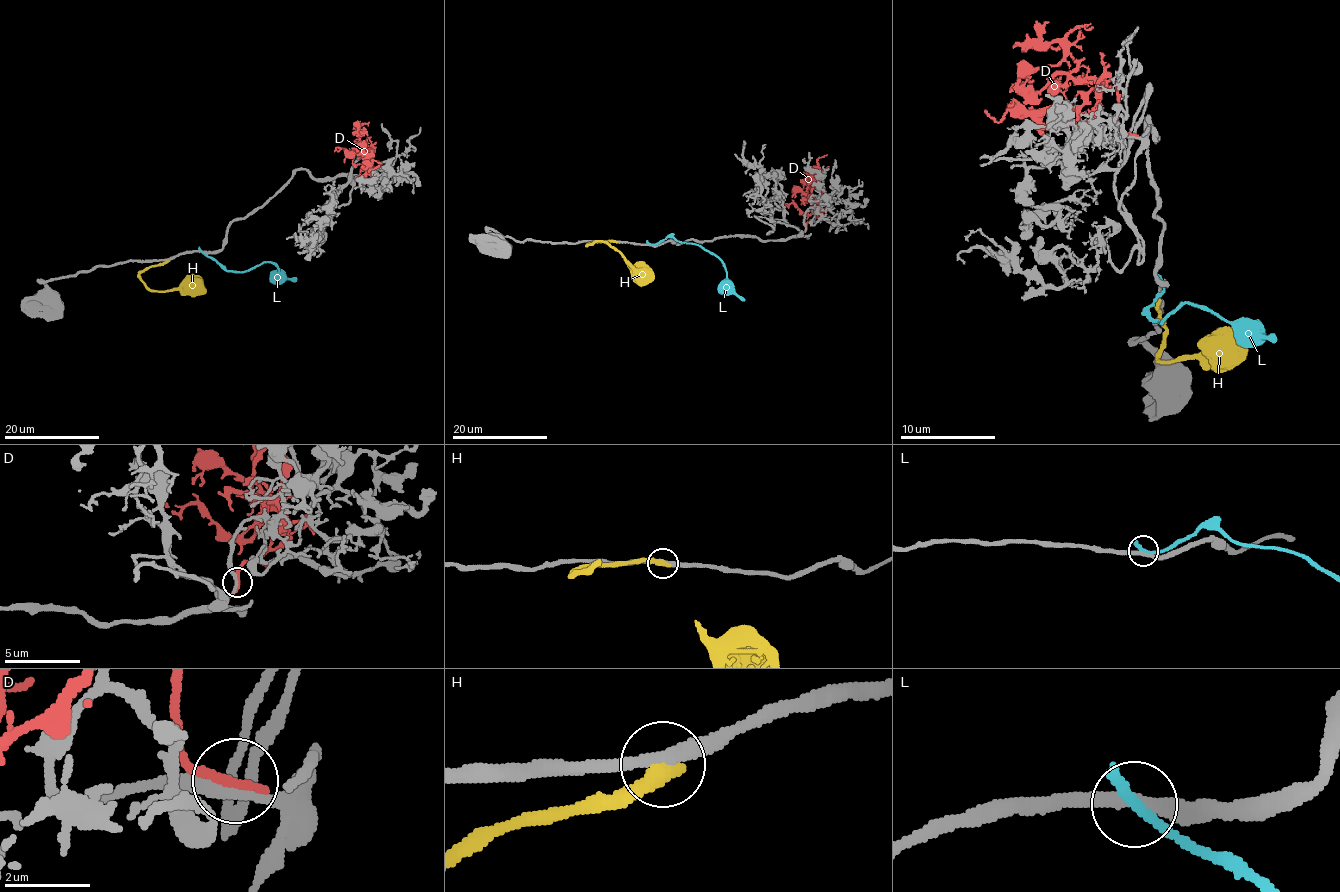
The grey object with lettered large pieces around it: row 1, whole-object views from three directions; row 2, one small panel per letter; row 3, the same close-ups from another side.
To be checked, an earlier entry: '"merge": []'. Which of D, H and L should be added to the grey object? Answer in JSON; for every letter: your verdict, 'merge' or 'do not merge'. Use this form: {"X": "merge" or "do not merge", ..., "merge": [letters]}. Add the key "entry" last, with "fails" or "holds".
{"D": "merge", "H": "do not merge", "L": "do not merge", "merge": ["D"], "entry": "fails"}

